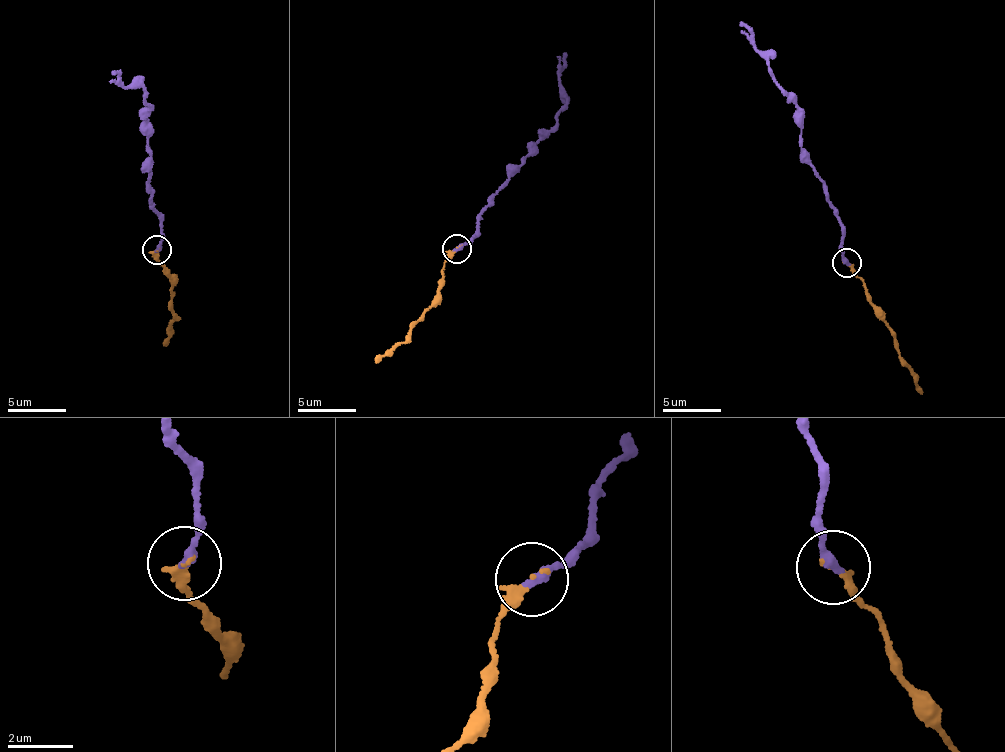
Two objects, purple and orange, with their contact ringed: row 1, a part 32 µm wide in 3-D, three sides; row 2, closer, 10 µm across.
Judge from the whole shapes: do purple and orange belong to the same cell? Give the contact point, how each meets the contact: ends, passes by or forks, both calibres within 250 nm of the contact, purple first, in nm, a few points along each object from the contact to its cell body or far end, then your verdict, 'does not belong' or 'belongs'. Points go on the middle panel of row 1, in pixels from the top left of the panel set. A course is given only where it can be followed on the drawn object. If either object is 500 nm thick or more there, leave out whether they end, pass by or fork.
at (456, 248); purple ends there; orange ends there; 300 nm thick on the purple side, 200 nm on the other; purple runs (457, 249), (480, 232), (483, 210), (538, 146), (565, 101), (560, 76), (563, 52); orange runs (457, 249), (446, 261), (430, 307), (405, 339), (374, 362); belongs

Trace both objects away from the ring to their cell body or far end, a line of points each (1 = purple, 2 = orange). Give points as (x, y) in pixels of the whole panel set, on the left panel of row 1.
1: (158, 249), (162, 214), (150, 200), (148, 118), (143, 90), (123, 85), (120, 75), (111, 72)
2: (158, 249), (156, 258), (172, 286), (174, 321), (165, 344)

